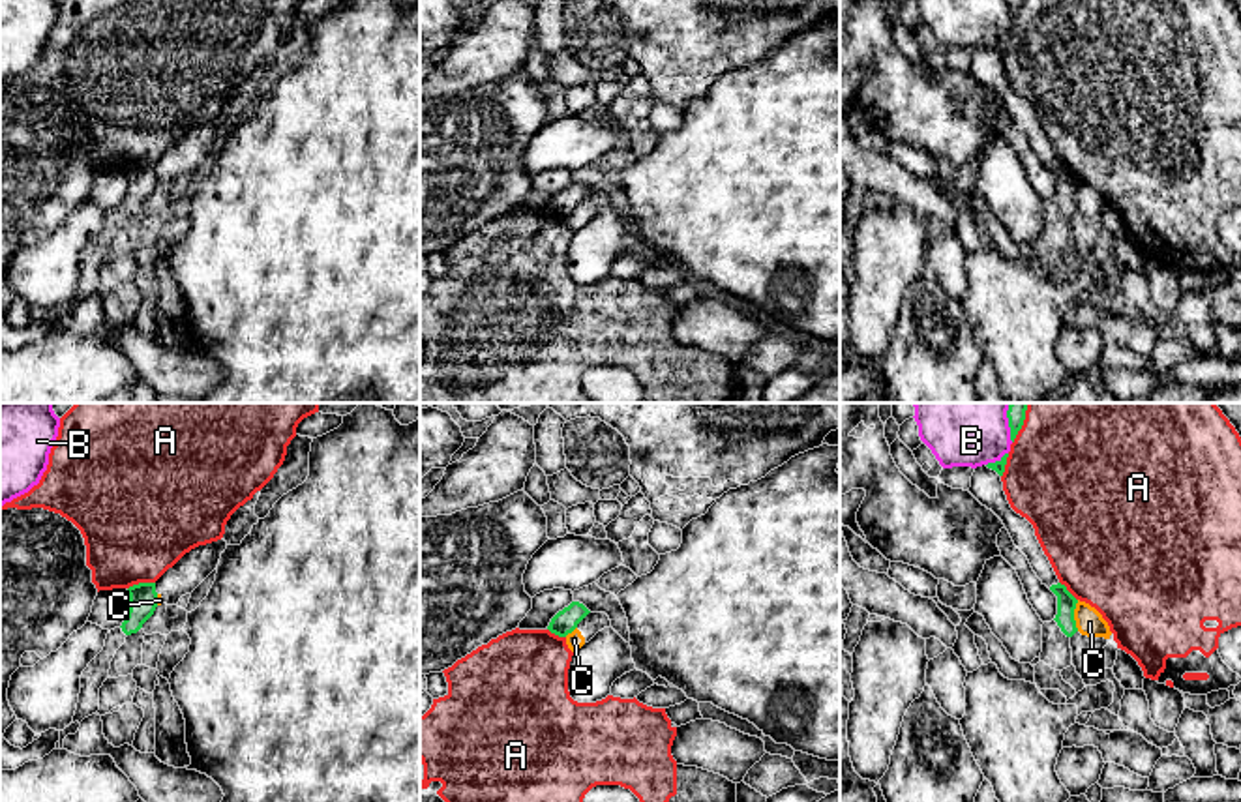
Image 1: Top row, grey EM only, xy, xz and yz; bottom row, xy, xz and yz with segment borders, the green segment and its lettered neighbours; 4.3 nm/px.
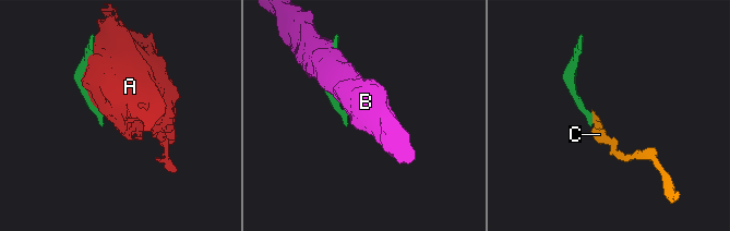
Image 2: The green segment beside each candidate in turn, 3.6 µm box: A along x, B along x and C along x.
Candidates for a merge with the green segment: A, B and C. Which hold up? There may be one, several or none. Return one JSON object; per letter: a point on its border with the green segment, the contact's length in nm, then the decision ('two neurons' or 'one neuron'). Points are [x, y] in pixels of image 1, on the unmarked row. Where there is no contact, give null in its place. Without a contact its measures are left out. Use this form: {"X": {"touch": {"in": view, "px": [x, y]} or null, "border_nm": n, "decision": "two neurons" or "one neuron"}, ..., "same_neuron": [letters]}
{"A": {"touch": {"in": "xy", "px": [141, 163]}, "border_nm": 120, "decision": "two neurons"}, "B": {"touch": {"in": "yz", "px": [996, 42]}, "border_nm": 110, "decision": "two neurons"}, "C": {"touch": {"in": "yz", "px": [1073, 195]}, "border_nm": 140, "decision": "two neurons"}, "same_neuron": []}

